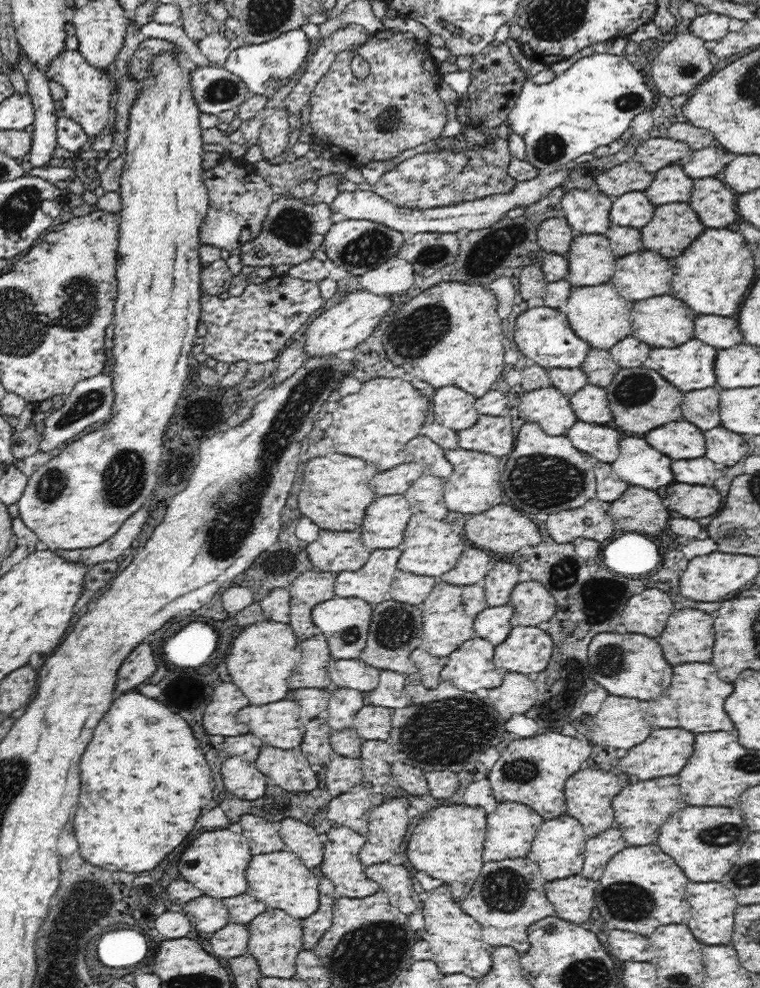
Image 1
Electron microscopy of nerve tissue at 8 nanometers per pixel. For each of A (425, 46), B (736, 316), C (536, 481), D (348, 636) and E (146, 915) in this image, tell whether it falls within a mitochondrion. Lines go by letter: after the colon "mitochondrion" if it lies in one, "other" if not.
A: other
B: other
C: mitochondrion
D: mitochondrion
E: other

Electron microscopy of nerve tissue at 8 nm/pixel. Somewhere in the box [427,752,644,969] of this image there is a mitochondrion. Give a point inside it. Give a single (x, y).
(504, 890)

